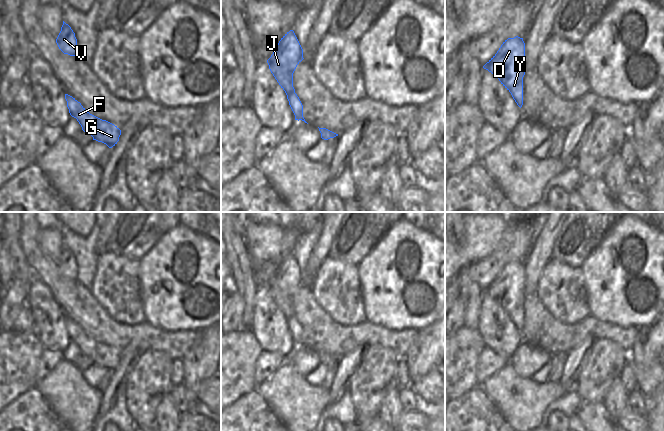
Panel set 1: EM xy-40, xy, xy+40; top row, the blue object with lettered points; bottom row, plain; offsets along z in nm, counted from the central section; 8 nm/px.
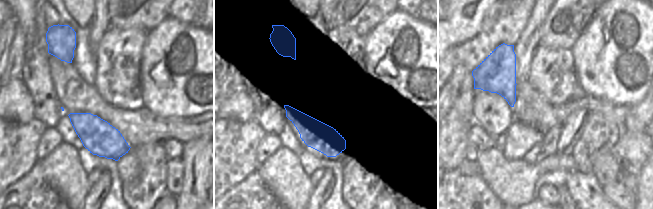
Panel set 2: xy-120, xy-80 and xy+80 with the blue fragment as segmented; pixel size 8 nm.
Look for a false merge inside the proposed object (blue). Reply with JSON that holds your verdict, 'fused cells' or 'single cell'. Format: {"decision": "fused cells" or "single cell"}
{"decision": "single cell"}

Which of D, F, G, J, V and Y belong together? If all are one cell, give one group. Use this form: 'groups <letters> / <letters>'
groups D F G J V Y

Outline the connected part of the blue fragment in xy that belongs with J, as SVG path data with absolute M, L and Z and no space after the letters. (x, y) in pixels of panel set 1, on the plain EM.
M290 254L281 262L267 287L271 297L287 319L295 344L307 347L303 341L303 329L293 311L293 297L303 283L303 273L294 255Z

